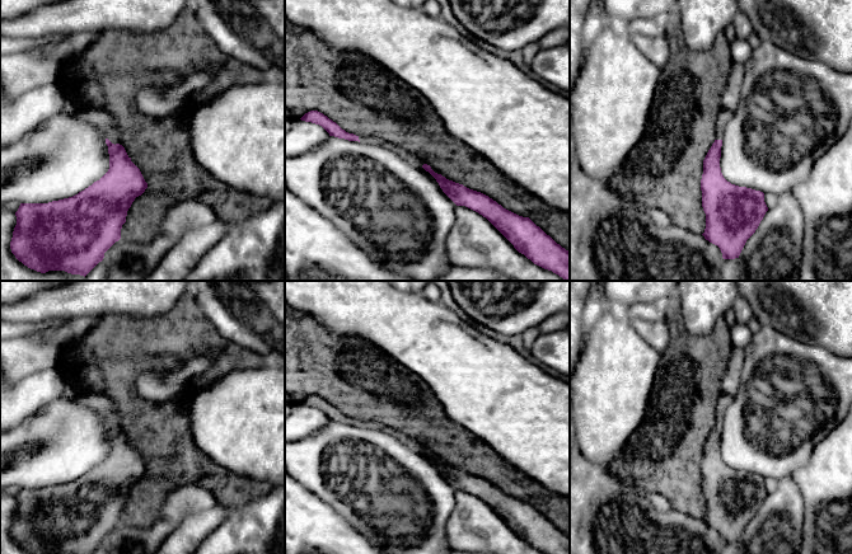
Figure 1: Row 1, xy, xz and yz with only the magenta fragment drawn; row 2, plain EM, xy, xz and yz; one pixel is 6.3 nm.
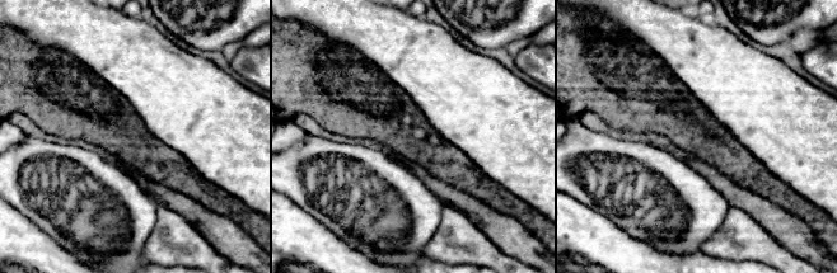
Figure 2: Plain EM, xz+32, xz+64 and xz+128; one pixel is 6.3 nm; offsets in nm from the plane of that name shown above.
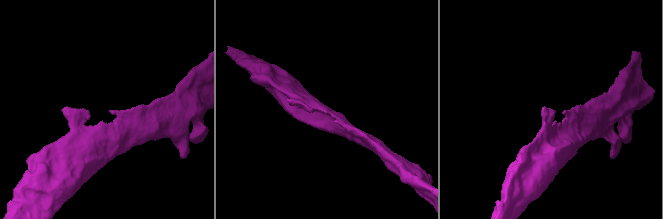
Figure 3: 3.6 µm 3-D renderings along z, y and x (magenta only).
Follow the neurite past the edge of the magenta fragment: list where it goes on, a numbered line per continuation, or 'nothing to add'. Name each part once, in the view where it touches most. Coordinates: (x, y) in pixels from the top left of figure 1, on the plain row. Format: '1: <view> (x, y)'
1: xy (106, 407)

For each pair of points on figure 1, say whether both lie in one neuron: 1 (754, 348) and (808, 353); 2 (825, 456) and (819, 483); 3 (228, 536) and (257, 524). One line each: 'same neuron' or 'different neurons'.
1: same neuron
2: same neuron
3: same neuron

